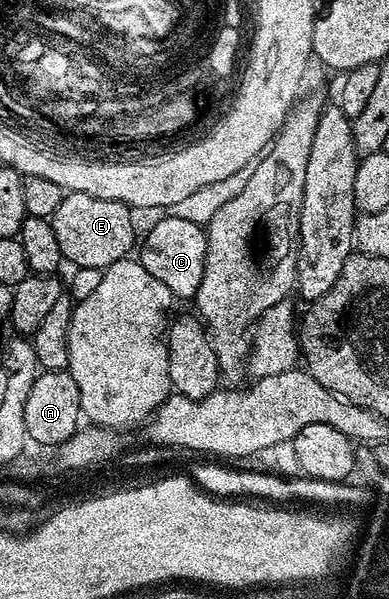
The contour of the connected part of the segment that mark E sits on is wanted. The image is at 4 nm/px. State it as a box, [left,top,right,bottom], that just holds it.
[48,192,134,268]

